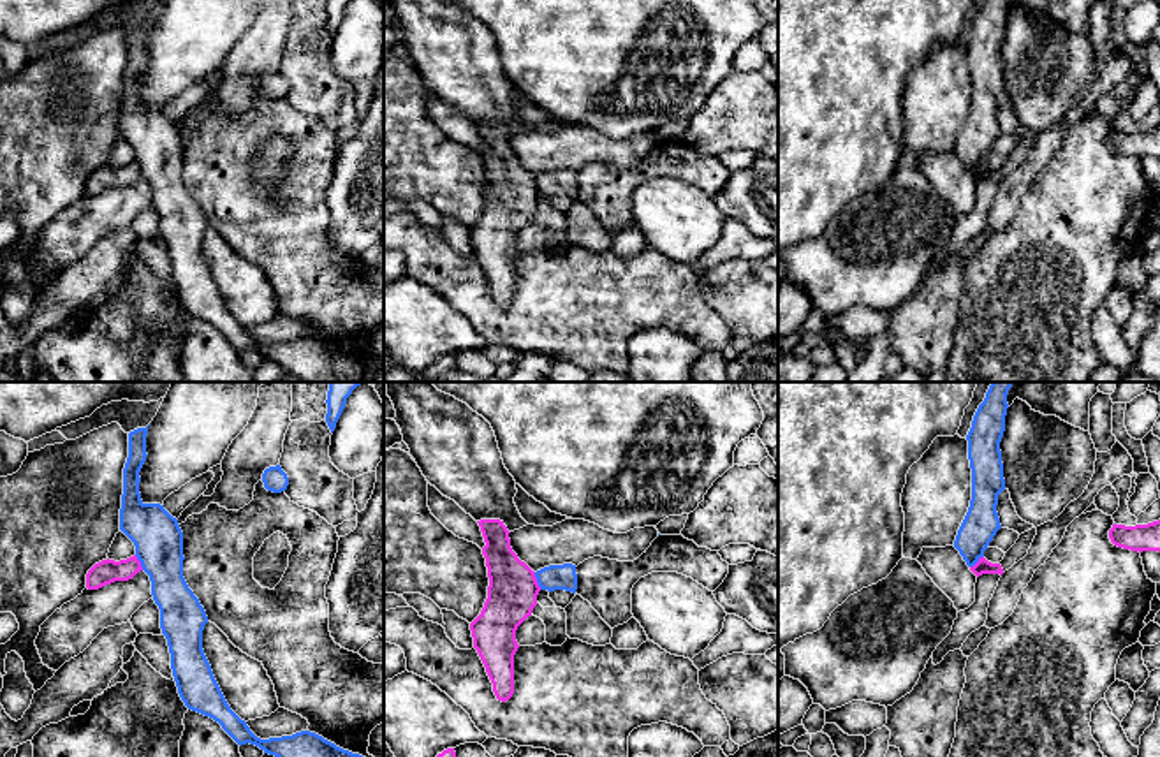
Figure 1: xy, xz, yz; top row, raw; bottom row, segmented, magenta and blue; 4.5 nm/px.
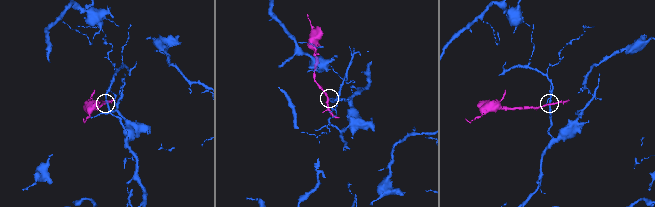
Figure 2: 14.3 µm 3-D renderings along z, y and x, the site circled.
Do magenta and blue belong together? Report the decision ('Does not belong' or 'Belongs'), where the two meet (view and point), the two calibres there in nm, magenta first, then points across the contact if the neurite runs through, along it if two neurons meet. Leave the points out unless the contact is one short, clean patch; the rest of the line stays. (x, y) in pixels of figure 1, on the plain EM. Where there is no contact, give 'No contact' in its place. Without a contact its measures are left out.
Does not belong. Touches magenta at xz (535, 187). Thickness 220 nm (magenta) against 120 nm. Boundary: xz (534, 178), (541, 194)

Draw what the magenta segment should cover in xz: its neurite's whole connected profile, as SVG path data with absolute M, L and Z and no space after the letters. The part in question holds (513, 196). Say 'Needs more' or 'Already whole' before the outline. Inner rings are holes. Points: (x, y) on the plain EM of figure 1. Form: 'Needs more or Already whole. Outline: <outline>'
Already whole. Outline: M500 125L477 127L486 151L488 204L470 229L474 254L493 289L498 306L514 299L514 261L518 232L532 222L540 192L535 178L510 153L509 136Z

